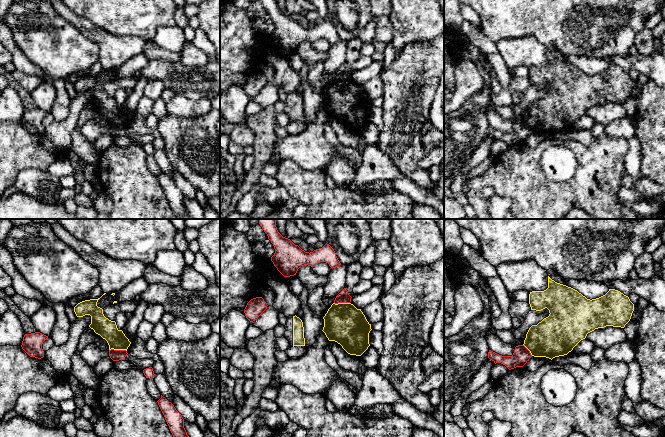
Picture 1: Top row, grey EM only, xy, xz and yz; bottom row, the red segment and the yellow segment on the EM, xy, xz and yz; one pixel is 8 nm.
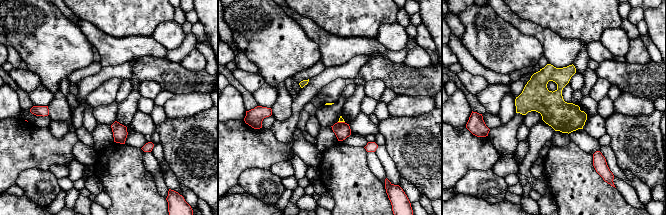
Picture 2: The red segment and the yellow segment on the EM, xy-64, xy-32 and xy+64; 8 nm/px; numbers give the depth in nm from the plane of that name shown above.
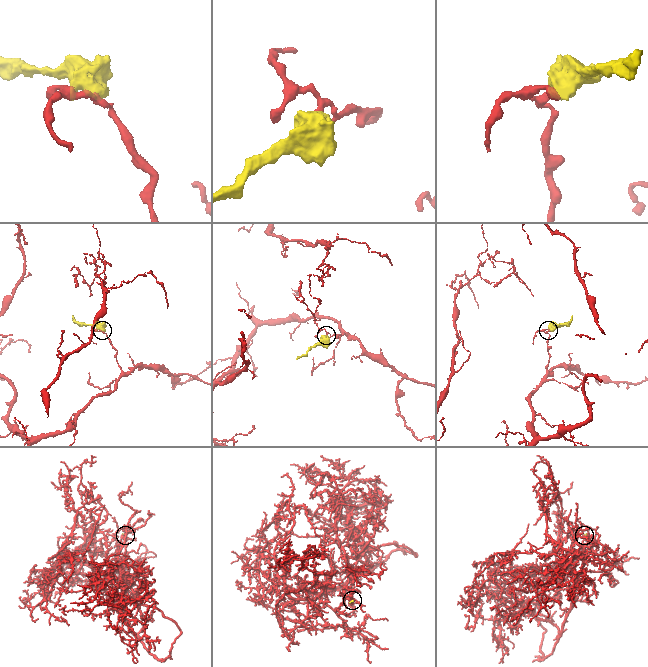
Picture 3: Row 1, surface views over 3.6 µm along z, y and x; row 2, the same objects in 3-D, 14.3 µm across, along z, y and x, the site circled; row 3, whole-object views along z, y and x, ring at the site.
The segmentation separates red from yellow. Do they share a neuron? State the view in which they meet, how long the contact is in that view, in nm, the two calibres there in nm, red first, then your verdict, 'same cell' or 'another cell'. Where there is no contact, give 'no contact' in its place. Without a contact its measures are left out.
meets red in xy; contact 140 nm long; 90 nm thick on the red side, 160 nm on the other; another cell

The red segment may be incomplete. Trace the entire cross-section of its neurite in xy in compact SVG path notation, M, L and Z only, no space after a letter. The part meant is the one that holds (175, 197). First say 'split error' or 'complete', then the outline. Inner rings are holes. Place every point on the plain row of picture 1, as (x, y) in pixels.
complete; M161 171L157 177L169 205L177 219L188 219L189 212L184 204L184 195L174 181Z

